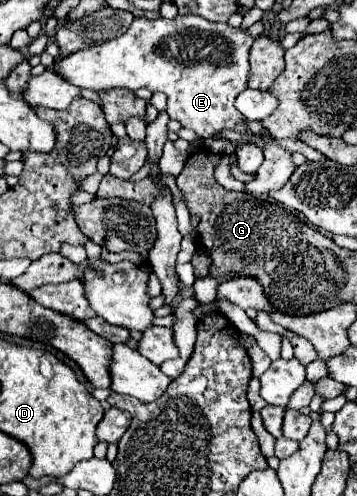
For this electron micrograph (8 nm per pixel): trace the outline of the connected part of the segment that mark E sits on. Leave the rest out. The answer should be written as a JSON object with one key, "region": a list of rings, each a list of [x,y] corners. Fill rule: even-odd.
{"region":[[[176,16],[174,20],[134,20],[120,38],[88,50],[78,50],[60,62],[54,62],[54,70],[68,82],[96,92],[112,88],[148,88],[150,92],[164,92],[168,96],[170,118],[178,120],[184,128],[194,130],[200,138],[214,138],[224,130],[254,136],[246,126],[246,118],[234,106],[236,94],[248,88],[248,50],[252,48],[252,38],[254,36],[250,36],[244,28],[234,28],[226,22],[208,22],[200,16]]]}

